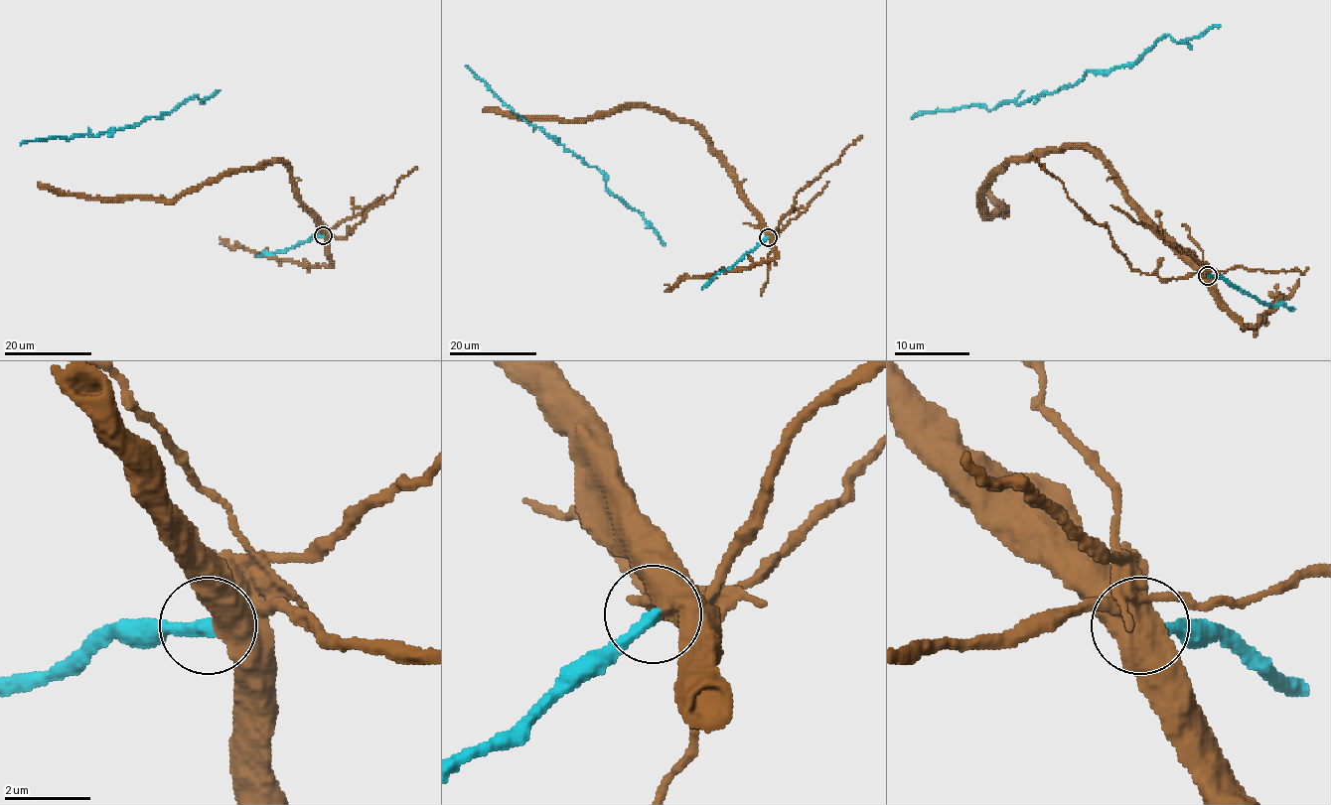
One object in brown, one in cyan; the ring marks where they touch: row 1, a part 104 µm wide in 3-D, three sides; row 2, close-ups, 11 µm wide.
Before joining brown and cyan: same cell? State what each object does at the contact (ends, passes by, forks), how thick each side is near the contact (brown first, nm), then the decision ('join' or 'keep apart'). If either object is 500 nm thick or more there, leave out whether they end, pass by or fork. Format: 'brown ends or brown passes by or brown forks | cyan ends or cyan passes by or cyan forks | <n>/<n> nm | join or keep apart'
750/320 nm | keep apart

